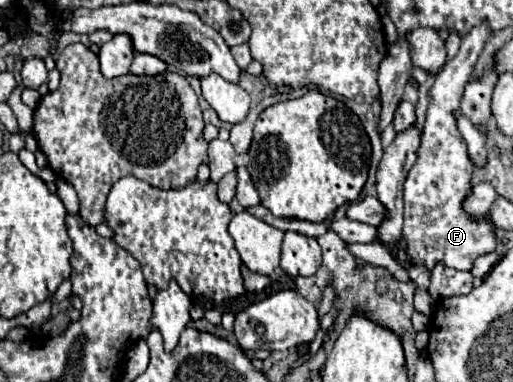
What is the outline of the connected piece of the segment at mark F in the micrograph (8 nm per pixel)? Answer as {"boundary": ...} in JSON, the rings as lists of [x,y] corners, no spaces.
{"boundary":[[[481,24],[477,28],[473,28],[463,40],[461,40],[461,50],[459,54],[447,62],[443,66],[443,70],[437,74],[435,84],[431,88],[431,104],[427,110],[427,120],[425,120],[425,130],[421,136],[421,148],[419,148],[419,158],[415,162],[415,166],[411,168],[407,180],[405,180],[405,222],[403,222],[403,236],[407,240],[407,252],[411,256],[413,264],[425,264],[429,270],[433,270],[433,266],[437,262],[443,262],[445,266],[451,266],[455,270],[471,270],[473,262],[477,256],[481,254],[489,254],[495,250],[497,246],[497,238],[493,232],[493,224],[489,220],[489,216],[481,218],[481,220],[473,220],[471,216],[467,216],[463,212],[463,200],[471,190],[471,160],[469,160],[469,152],[467,152],[467,144],[461,138],[457,126],[455,126],[455,116],[453,110],[459,108],[459,100],[463,94],[465,84],[471,80],[471,72],[473,66],[483,50],[483,44],[489,40],[491,30],[487,28],[487,24]]]}

